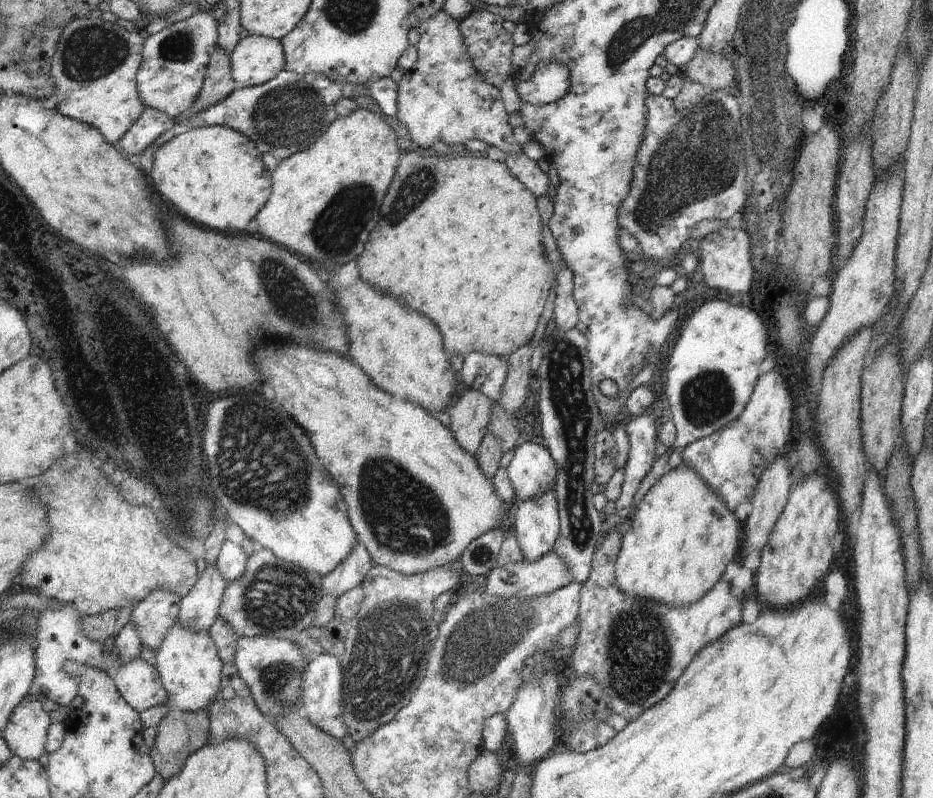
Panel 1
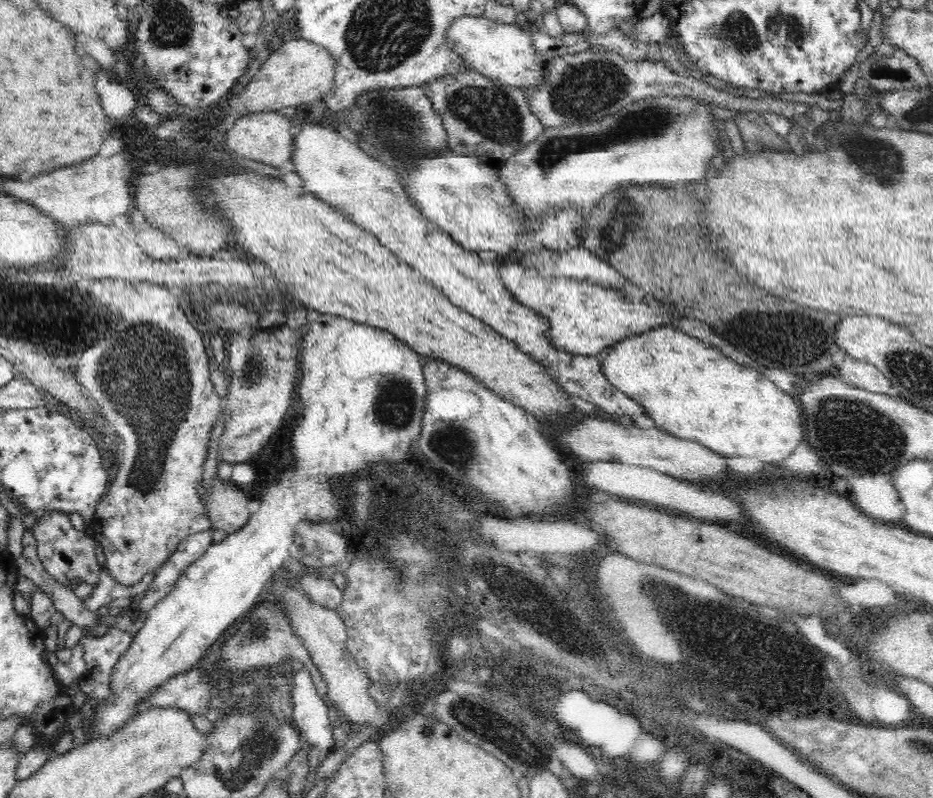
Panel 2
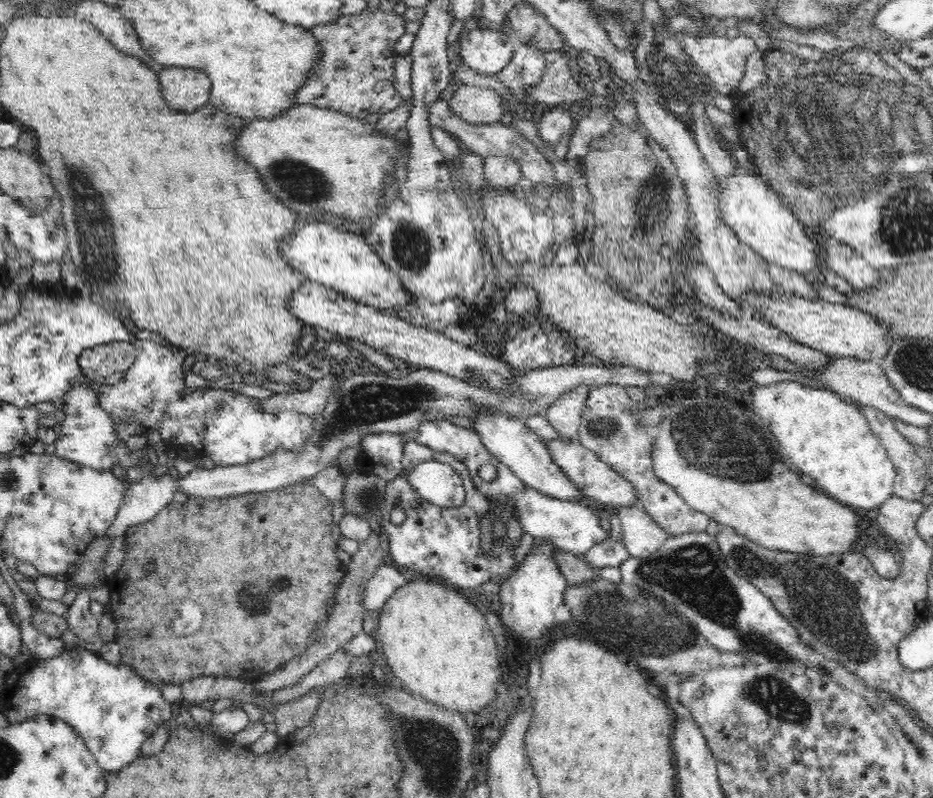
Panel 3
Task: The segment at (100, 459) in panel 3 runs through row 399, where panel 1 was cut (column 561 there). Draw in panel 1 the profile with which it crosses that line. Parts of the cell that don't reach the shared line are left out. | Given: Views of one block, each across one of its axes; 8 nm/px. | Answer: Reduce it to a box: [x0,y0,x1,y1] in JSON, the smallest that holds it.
[513,60,570,107]

